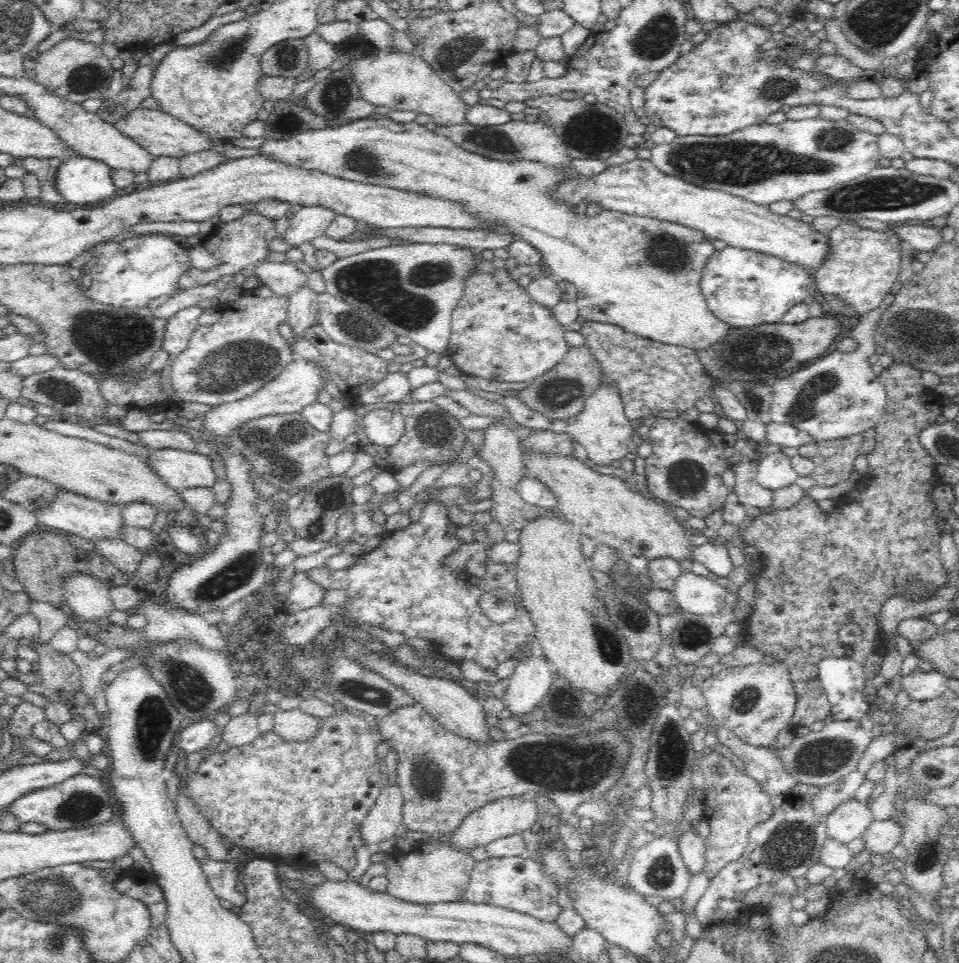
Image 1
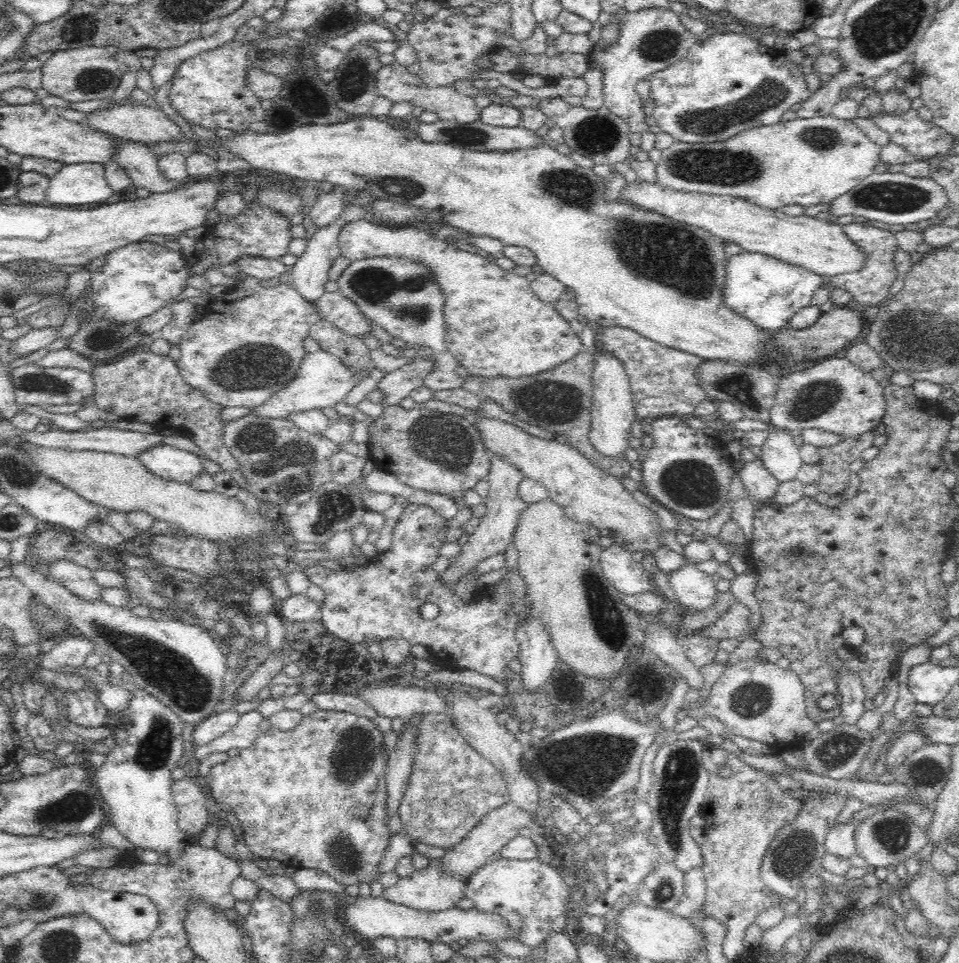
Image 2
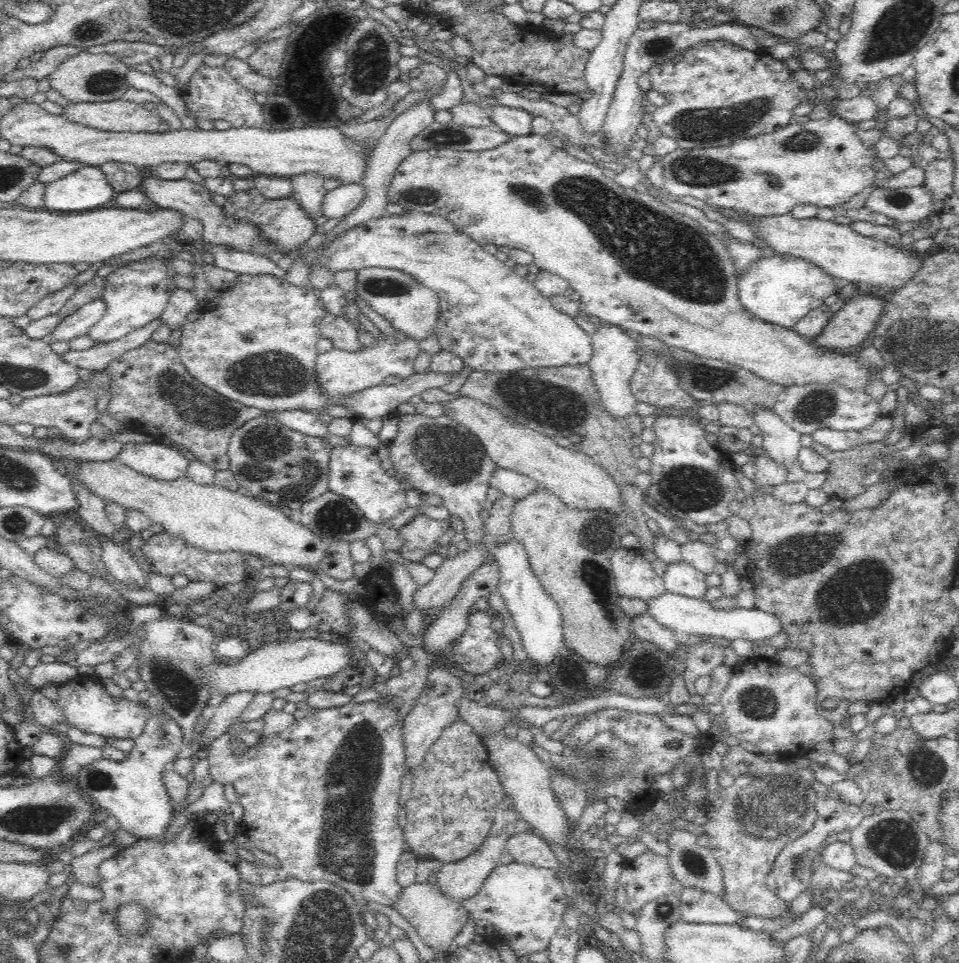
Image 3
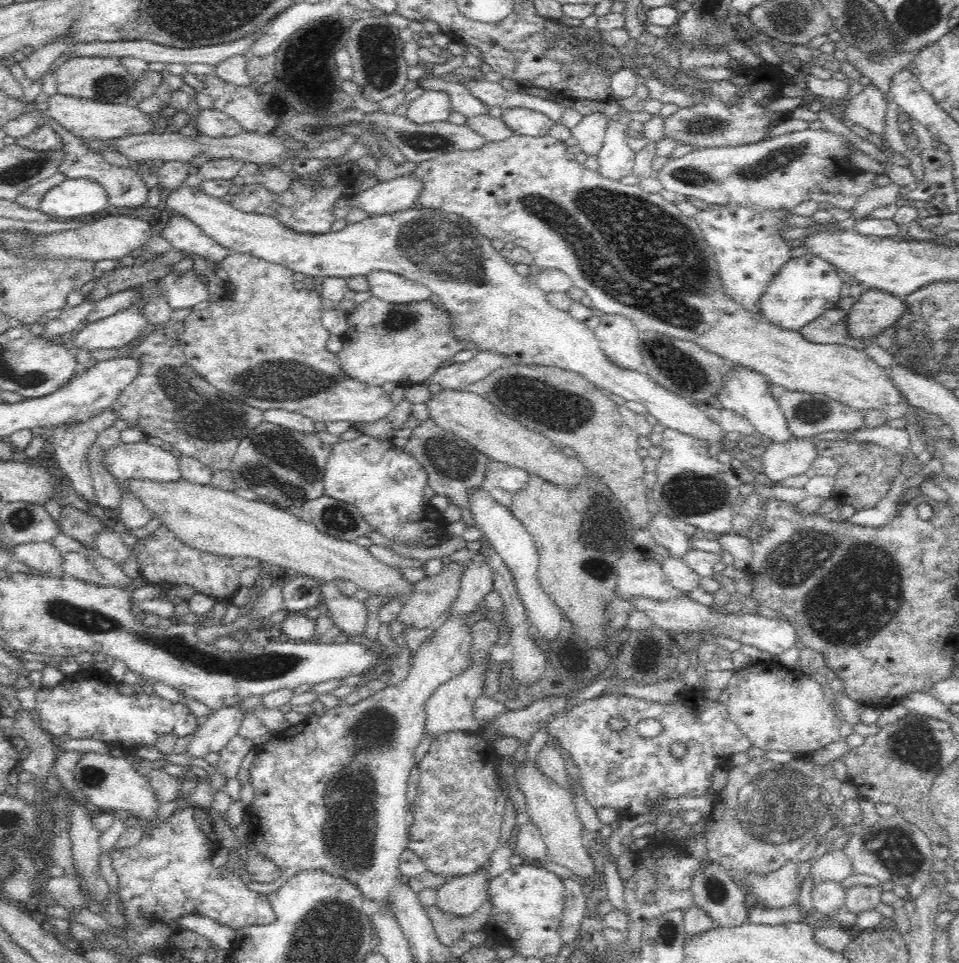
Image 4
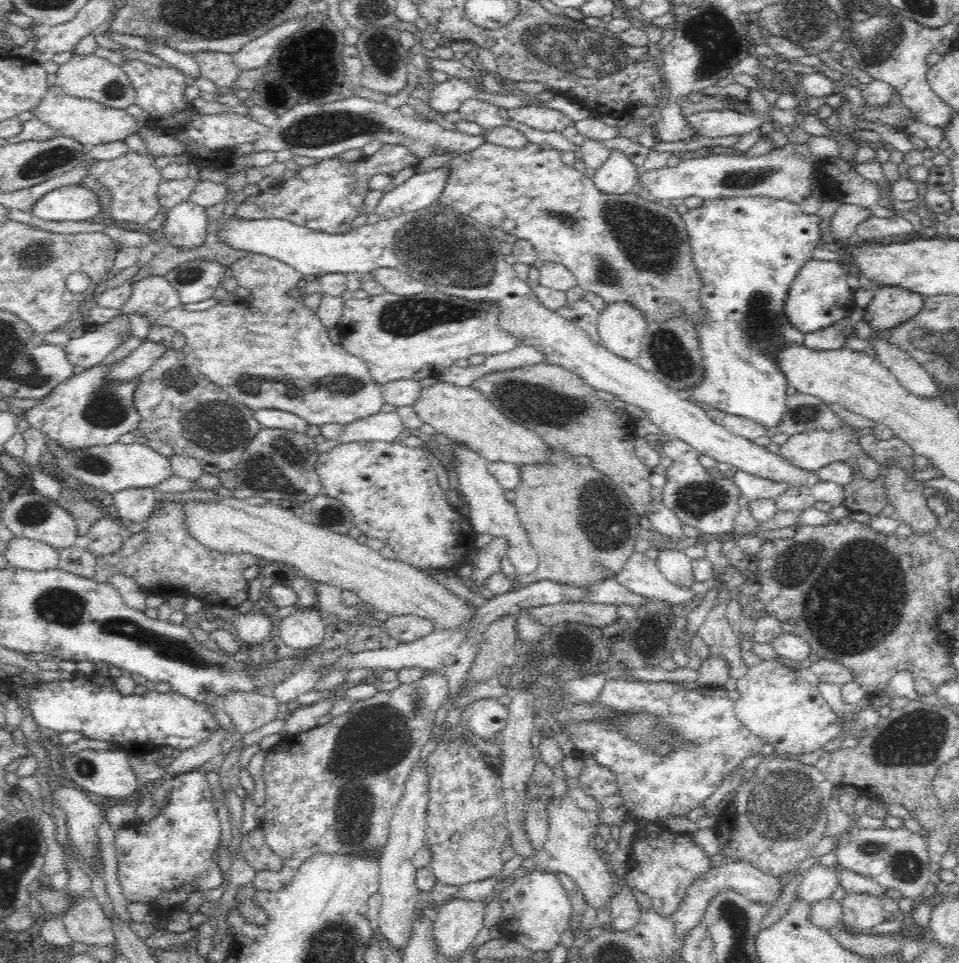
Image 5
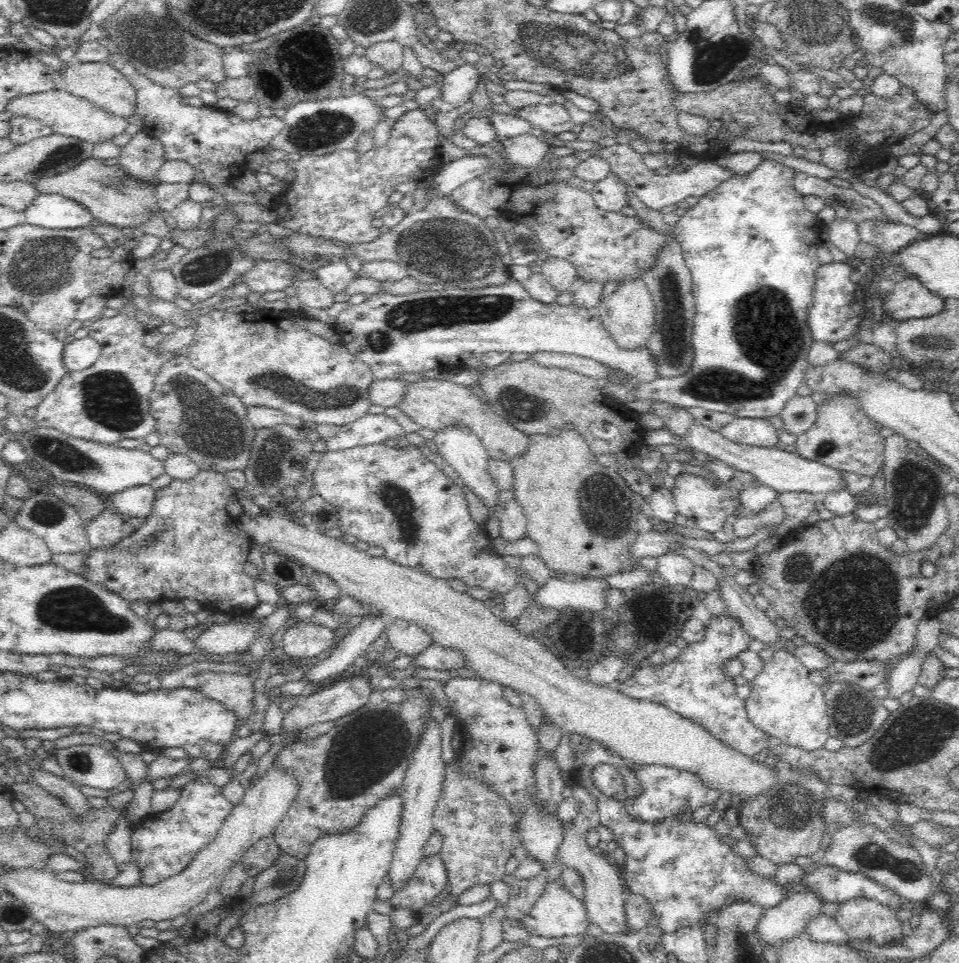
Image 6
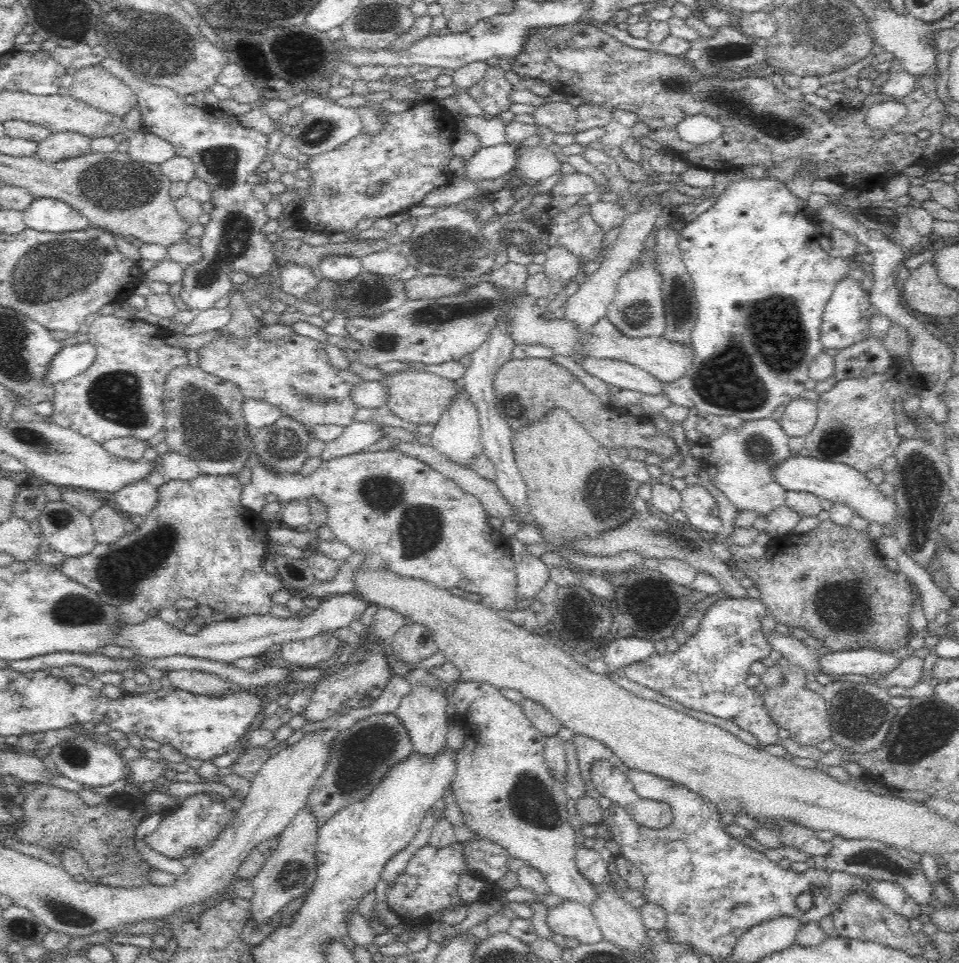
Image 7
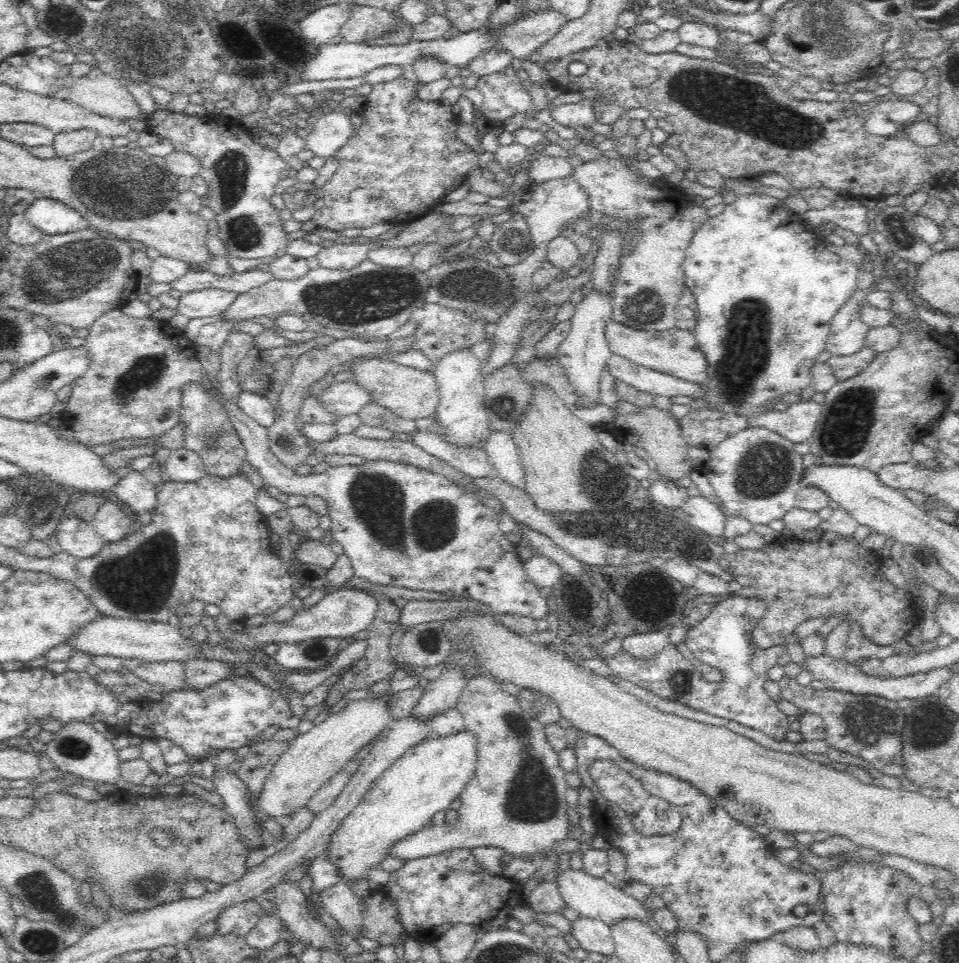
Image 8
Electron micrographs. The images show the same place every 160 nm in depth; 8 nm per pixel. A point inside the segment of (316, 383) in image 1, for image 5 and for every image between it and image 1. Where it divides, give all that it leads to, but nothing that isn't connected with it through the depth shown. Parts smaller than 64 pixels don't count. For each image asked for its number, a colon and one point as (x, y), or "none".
2: (323, 381)
3: (340, 372)
4: (403, 343)
5: (415, 337)

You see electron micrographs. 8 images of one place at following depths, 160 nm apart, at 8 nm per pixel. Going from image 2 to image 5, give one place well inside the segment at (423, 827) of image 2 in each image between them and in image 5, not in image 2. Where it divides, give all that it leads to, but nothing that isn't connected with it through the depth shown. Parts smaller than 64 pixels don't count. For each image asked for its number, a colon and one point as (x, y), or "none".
3: (451, 812)
4: (459, 806)
5: (466, 829)

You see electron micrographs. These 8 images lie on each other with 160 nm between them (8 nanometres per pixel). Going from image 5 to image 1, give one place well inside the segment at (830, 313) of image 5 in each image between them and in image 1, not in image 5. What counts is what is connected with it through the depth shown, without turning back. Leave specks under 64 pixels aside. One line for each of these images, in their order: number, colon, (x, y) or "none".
1: (744, 288)
2: (769, 292)
3: (781, 290)
4: (808, 286)

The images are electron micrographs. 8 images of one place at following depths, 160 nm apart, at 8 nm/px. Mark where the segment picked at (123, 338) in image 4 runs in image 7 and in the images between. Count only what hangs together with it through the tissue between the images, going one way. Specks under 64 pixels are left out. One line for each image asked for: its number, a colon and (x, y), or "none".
5: (91, 348)
6: (81, 354)
7: (71, 361)

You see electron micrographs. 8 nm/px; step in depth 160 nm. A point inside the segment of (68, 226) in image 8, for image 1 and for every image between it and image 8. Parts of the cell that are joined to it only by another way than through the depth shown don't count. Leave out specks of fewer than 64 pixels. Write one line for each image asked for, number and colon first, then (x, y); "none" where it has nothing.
1: (81, 180)
2: (75, 185)
3: (87, 189)
4: (75, 198)
5: (74, 203)
6: (50, 211)
7: (49, 215)

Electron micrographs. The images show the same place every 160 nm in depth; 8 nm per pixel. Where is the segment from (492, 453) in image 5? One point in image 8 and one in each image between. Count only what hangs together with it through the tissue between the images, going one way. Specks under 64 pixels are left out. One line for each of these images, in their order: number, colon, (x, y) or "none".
6: (431, 403)
7: (419, 397)
8: (410, 393)

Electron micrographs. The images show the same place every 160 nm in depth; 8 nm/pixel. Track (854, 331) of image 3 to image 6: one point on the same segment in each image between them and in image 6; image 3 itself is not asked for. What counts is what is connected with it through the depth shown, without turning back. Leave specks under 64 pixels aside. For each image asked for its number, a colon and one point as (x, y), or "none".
4: (875, 311)
5: (891, 306)
6: (909, 299)

